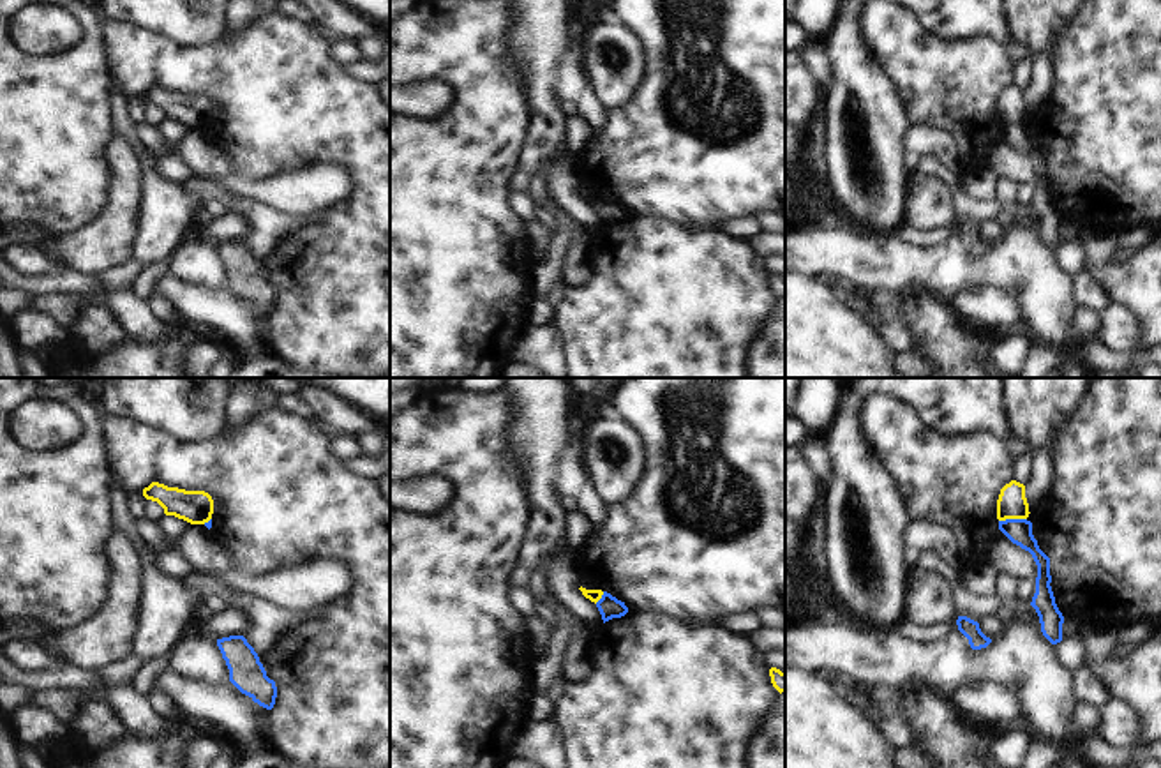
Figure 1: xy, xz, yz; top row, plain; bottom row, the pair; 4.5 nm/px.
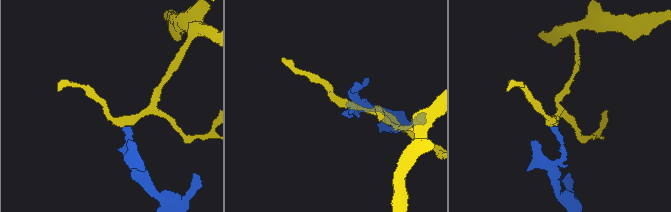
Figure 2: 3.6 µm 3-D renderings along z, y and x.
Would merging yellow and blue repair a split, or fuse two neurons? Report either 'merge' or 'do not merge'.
do not merge

